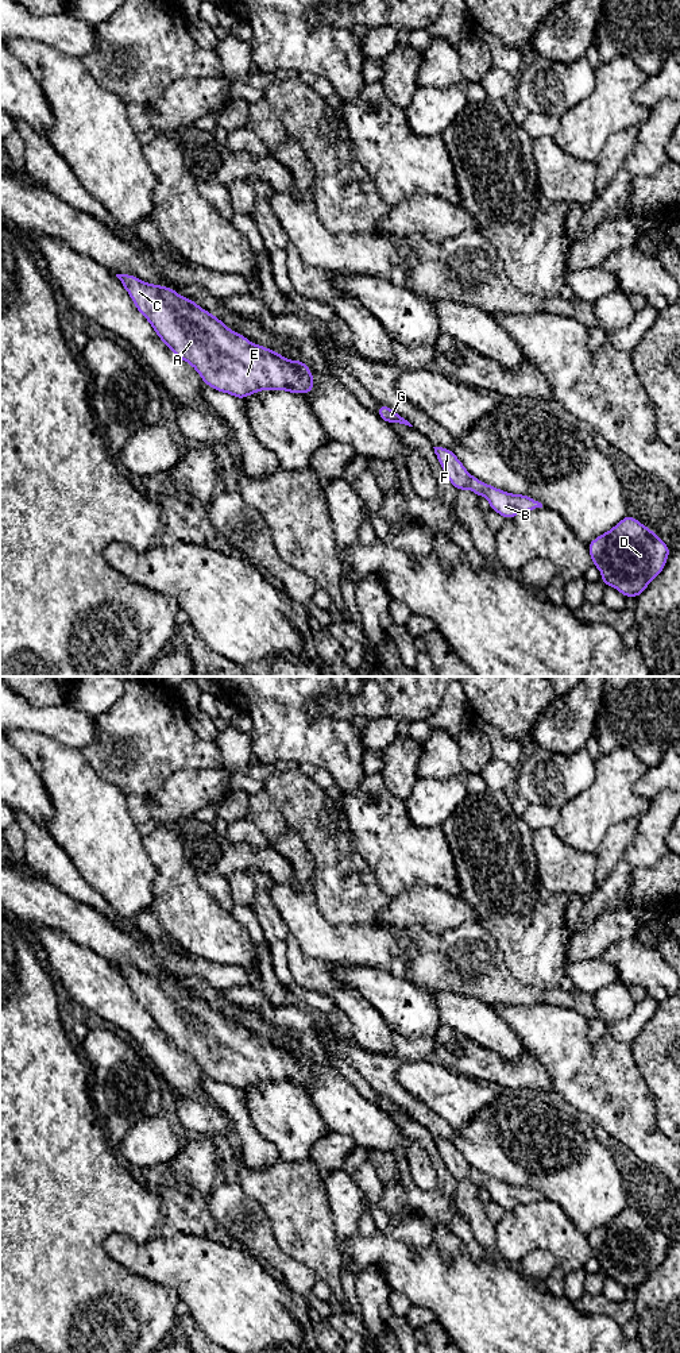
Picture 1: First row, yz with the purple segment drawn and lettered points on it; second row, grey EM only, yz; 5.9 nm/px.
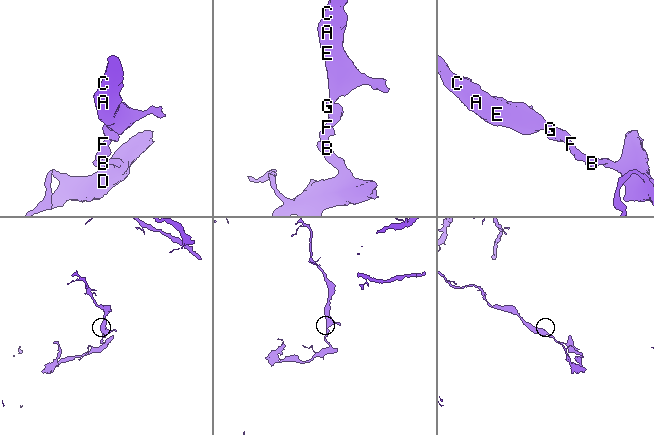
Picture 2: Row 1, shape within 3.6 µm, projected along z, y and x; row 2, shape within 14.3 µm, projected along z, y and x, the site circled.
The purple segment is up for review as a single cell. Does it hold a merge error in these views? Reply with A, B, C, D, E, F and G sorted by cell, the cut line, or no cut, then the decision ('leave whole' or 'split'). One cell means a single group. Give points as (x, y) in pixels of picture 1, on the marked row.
A C E F G / B D; cut in yz along (470, 475), (467, 486); split

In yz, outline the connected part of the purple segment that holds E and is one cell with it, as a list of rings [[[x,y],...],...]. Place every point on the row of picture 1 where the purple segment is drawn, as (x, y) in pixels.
[[[116,274],[116,277],[161,340],[177,358],[192,365],[202,381],[215,390],[240,400],[259,390],[286,390],[295,394],[314,390],[313,374],[302,361],[289,361],[274,350],[251,343],[171,288],[143,282],[131,274]]]

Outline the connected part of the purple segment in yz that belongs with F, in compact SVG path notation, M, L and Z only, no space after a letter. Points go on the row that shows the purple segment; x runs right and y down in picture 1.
M433 447L434 454L451 483L460 492L468 487L470 473L456 458L452 450Z

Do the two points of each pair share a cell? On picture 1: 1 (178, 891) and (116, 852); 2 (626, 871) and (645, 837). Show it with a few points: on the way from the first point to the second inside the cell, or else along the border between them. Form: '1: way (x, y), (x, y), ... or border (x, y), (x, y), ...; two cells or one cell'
1: border (145, 847), (157, 870), (153, 908); two cells
2: way (629, 863), (645, 845); one cell

